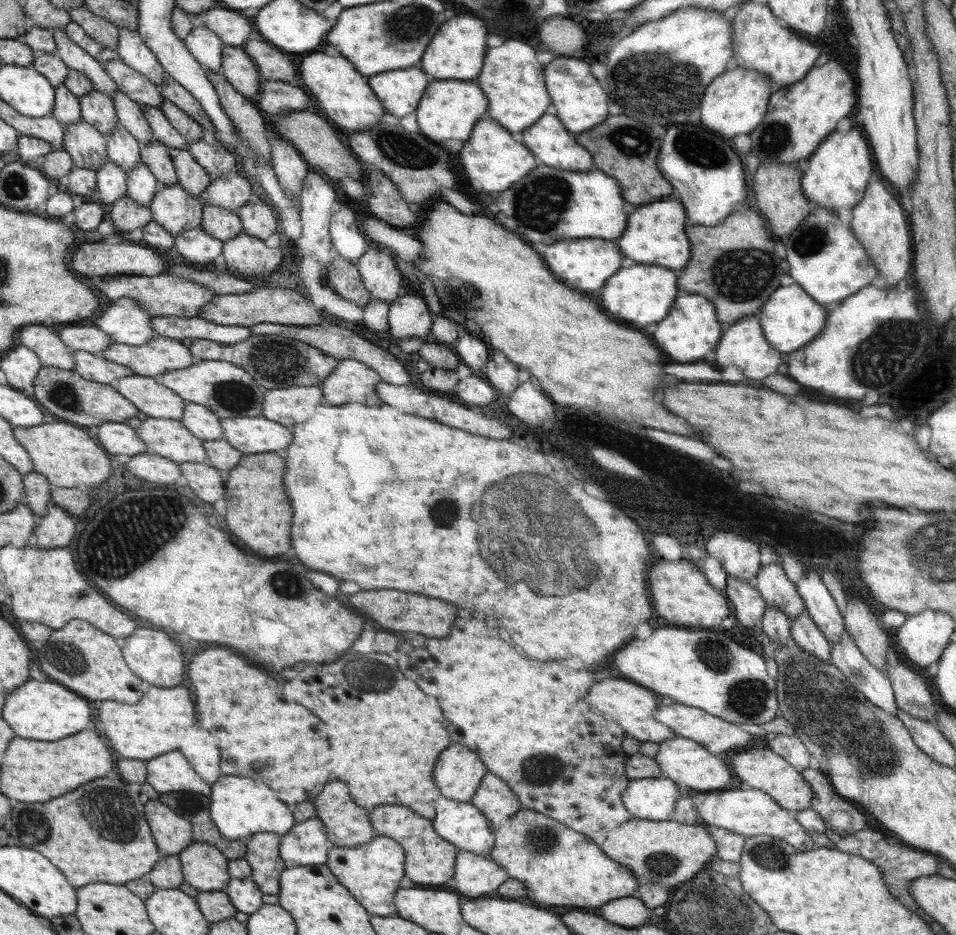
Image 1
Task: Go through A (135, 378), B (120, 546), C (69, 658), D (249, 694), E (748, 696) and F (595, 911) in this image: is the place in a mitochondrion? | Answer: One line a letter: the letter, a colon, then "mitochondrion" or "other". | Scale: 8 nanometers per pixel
A: other
B: mitochondrion
C: mitochondrion
D: other
E: mitochondrion
F: other

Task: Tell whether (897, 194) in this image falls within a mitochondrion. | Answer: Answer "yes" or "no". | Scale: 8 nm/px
no

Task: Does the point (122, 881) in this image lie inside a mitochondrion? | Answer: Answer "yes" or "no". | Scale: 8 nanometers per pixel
no

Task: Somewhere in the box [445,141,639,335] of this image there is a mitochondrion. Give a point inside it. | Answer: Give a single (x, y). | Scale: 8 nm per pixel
(538, 205)

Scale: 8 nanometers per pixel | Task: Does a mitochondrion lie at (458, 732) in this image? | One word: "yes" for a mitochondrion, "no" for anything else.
no

